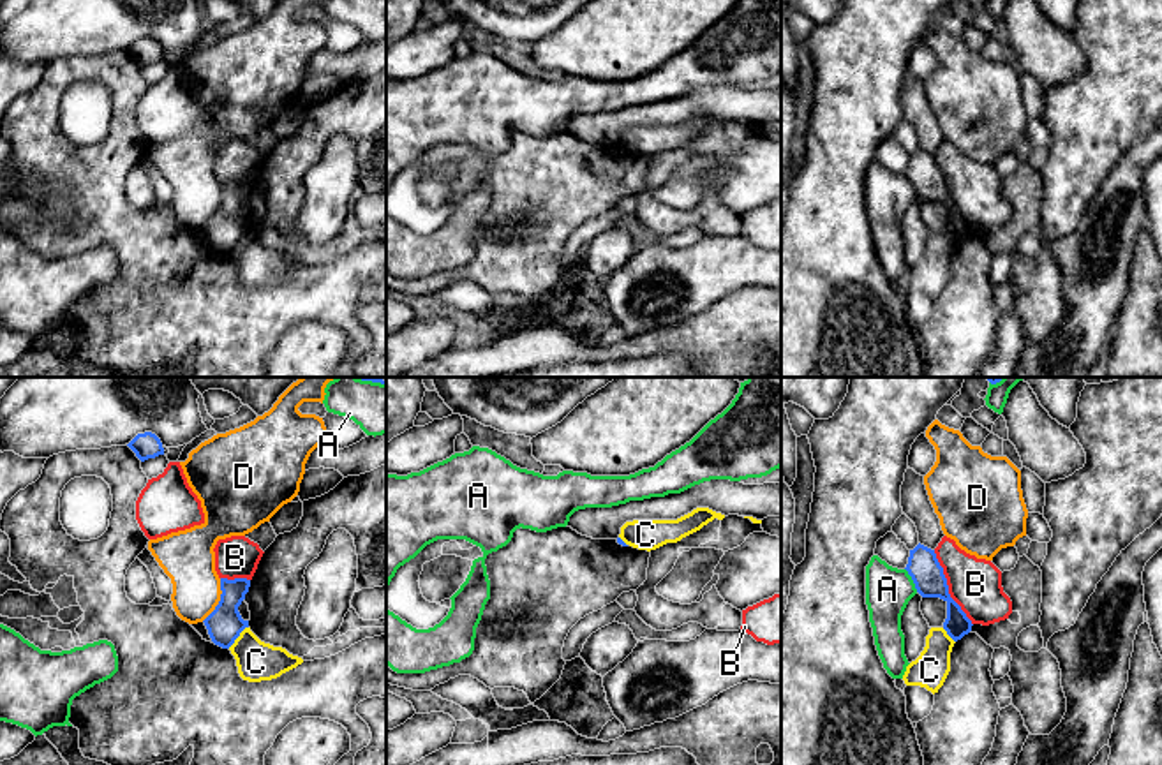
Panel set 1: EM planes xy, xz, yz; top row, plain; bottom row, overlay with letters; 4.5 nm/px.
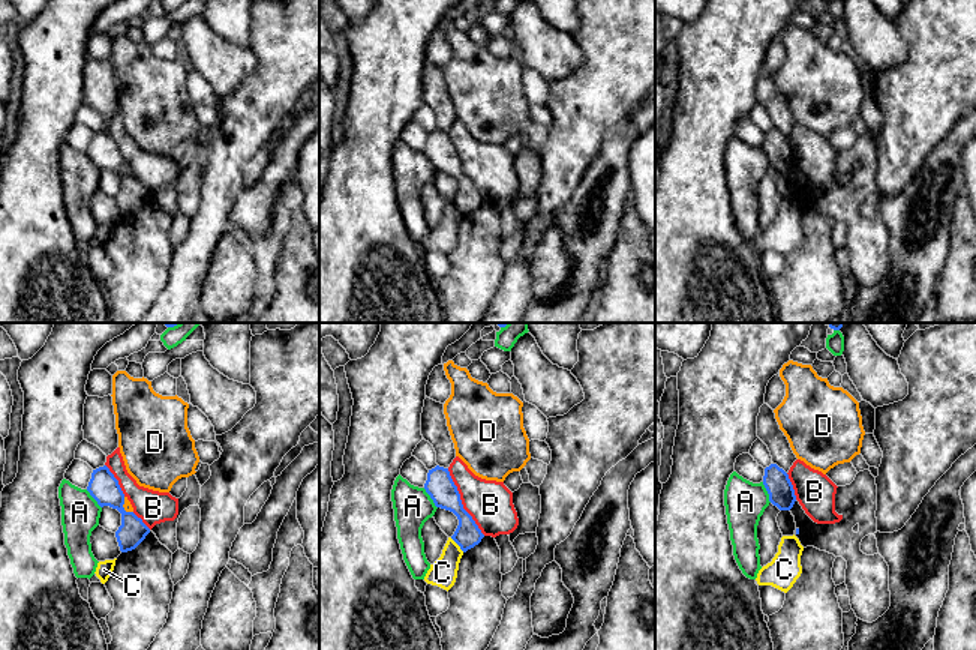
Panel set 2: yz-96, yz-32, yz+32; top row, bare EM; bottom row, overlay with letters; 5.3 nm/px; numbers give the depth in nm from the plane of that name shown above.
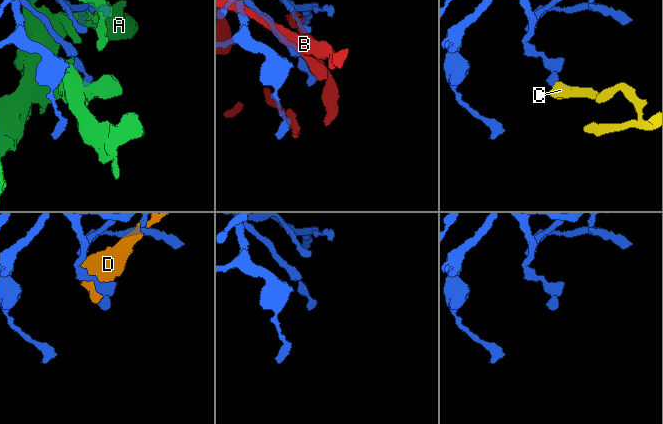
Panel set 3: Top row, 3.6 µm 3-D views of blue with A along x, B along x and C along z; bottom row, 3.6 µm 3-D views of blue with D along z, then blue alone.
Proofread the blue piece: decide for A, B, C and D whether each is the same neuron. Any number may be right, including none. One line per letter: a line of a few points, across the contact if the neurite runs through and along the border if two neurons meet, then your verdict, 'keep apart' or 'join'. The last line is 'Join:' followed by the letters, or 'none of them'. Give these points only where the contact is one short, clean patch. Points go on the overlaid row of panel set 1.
A: keep apart
B: keep apart
C: line xy (247, 626), (228, 647); keep apart
D: keep apart
Join: none of them

